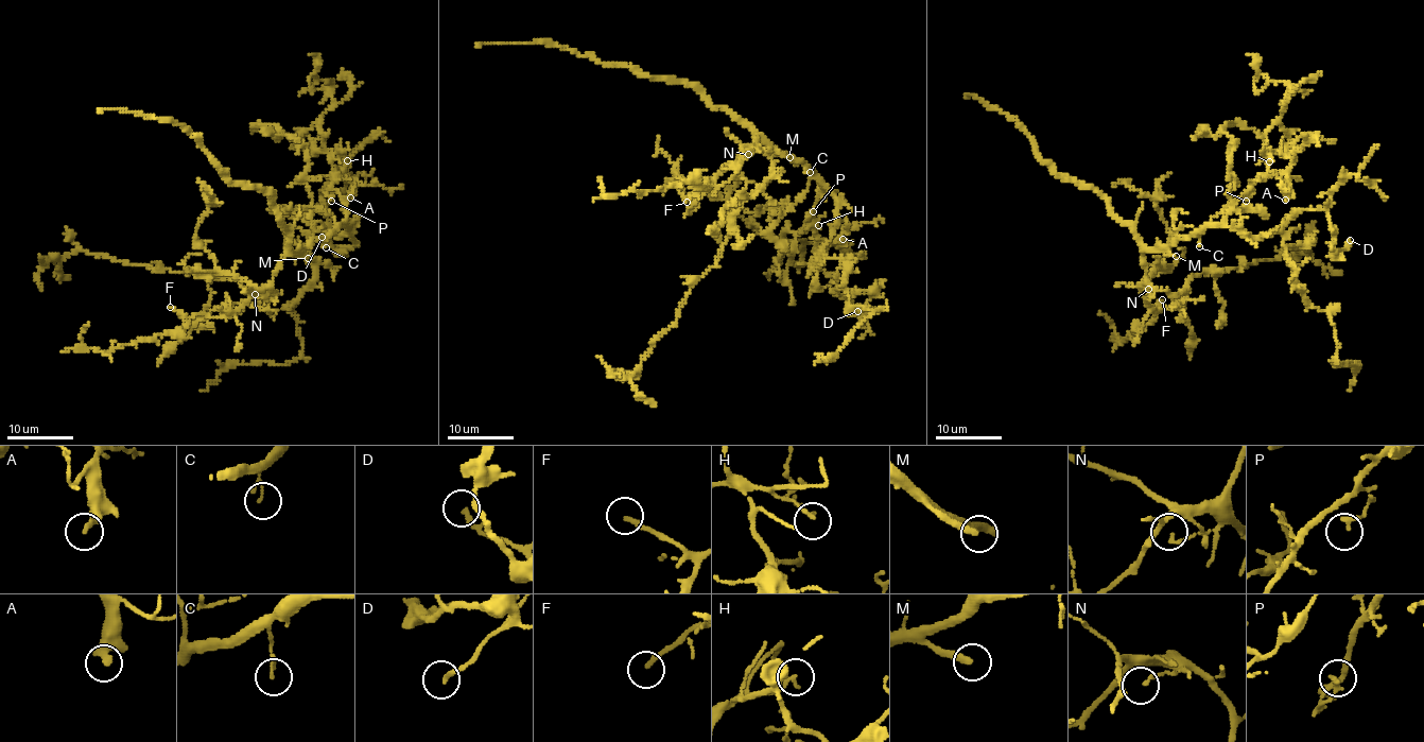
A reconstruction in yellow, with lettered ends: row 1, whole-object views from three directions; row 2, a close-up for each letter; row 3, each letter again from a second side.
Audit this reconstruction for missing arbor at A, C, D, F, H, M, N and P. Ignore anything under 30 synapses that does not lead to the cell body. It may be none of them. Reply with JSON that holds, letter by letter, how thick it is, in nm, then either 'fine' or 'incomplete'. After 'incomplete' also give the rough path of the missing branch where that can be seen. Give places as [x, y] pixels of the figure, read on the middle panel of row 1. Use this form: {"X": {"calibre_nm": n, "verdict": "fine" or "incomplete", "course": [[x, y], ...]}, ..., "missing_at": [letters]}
{"A": {"calibre_nm": 360, "verdict": "fine"}, "C": {"calibre_nm": 140, "verdict": "fine"}, "D": {"calibre_nm": 200, "verdict": "fine"}, "F": {"calibre_nm": 190, "verdict": "fine"}, "H": {"calibre_nm": 140, "verdict": "fine"}, "M": {"calibre_nm": 280, "verdict": "incomplete", "course": [[789, 157], [818, 189], [818, 221], [747, 281], [688, 389], [673, 395], [628, 373], [596, 395]]}, "N": {"calibre_nm": 130, "verdict": "fine"}, "P": {"calibre_nm": 190, "verdict": "fine"}, "missing_at": ["M"]}

